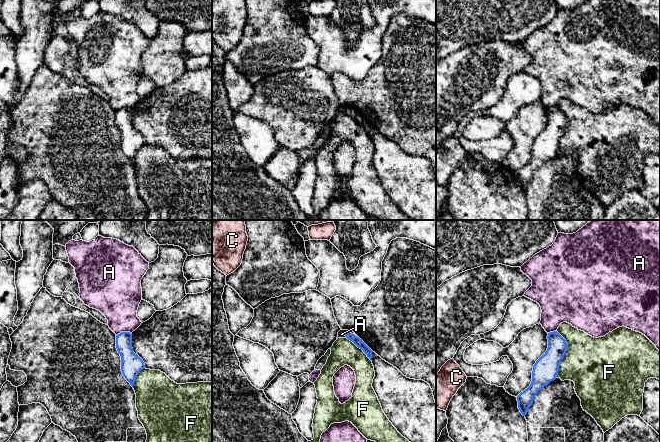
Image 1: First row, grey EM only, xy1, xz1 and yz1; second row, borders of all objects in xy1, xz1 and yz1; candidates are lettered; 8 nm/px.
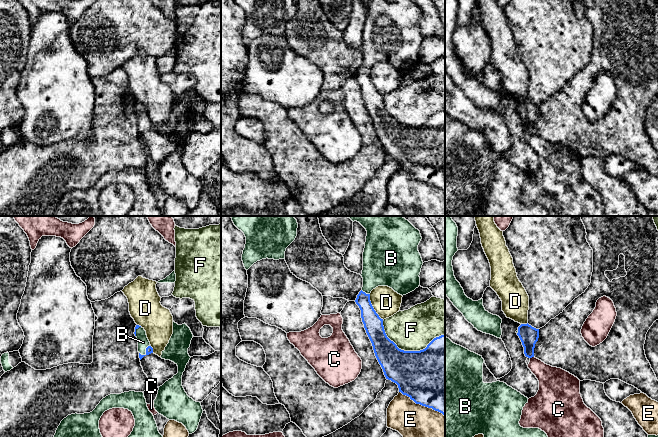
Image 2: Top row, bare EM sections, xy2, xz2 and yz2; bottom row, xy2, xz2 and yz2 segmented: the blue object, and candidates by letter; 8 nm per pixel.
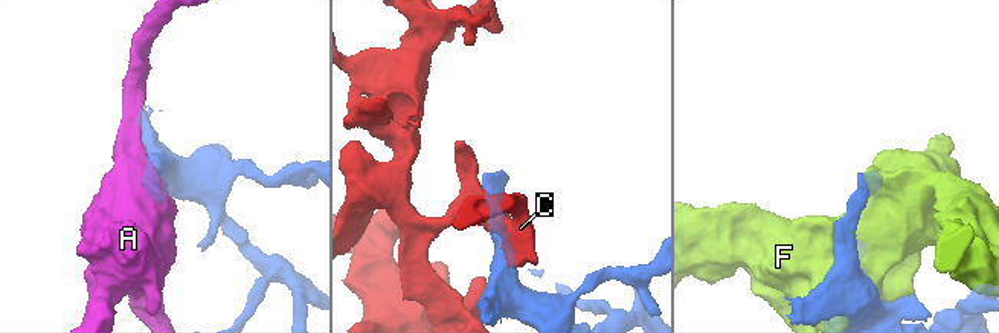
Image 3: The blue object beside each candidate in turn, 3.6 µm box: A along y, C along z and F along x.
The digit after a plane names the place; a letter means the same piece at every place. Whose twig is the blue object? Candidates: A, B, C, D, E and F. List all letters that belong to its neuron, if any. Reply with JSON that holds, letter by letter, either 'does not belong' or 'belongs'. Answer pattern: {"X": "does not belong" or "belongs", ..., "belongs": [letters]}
{"A": "does not belong", "B": "belongs", "C": "does not belong", "D": "does not belong", "E": "does not belong", "F": "does not belong", "belongs": ["B"]}

